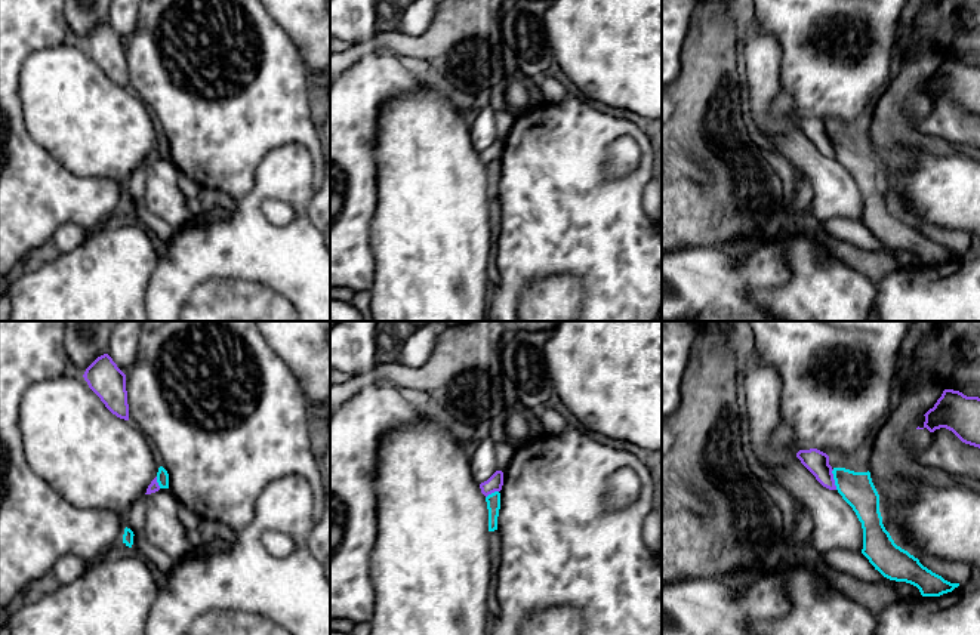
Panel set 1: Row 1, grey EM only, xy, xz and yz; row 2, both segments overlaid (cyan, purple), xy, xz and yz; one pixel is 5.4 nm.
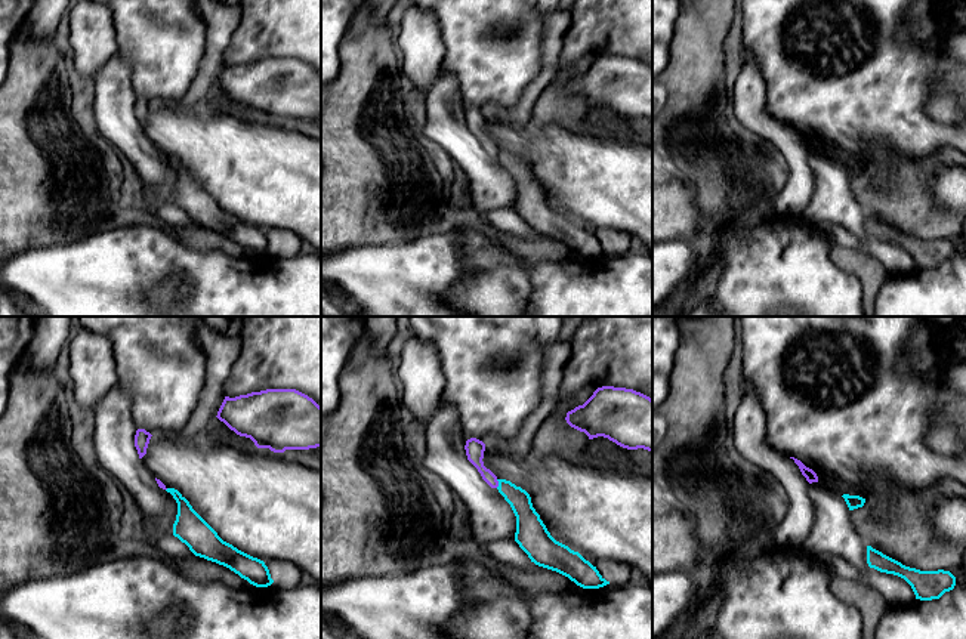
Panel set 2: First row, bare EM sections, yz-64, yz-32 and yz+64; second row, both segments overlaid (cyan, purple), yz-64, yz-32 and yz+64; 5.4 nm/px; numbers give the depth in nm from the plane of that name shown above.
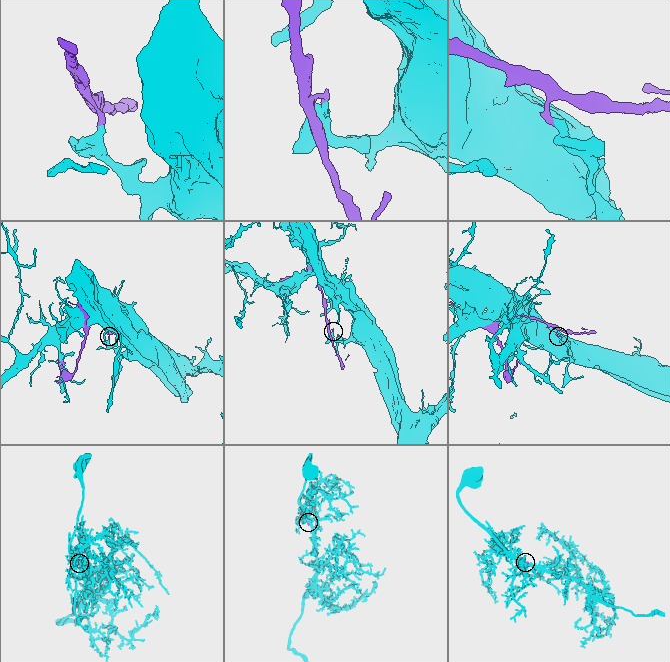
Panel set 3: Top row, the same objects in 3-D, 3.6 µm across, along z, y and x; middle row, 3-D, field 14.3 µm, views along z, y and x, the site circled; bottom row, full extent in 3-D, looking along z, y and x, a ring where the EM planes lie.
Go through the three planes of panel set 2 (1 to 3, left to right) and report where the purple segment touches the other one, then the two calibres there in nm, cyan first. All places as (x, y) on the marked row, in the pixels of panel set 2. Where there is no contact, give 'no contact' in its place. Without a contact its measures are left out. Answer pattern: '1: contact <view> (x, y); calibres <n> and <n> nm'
1: no contact
2: contact yz-32 (499, 484); calibres 130 and 100 nm
3: no contact

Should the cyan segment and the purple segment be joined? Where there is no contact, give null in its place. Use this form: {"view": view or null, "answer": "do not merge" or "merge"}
{"view": "yz", "answer": "do not merge"}

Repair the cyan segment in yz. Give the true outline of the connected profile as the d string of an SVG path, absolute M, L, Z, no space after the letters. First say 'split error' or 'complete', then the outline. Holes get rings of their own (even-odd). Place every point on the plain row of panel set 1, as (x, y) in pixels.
complete; M833 136L832 142L838 161L862 191L862 222L875 238L890 249L916 255L922 265L940 265L959 255L959 252L950 252L933 241L918 226L894 212L882 192L879 163L869 139L854 141L845 136Z

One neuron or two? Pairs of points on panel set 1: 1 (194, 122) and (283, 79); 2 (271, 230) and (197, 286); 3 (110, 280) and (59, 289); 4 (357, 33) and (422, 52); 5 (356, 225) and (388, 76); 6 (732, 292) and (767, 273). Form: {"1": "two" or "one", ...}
{"1": "one", "2": "one", "3": "one", "4": "two", "5": "one", "6": "one"}

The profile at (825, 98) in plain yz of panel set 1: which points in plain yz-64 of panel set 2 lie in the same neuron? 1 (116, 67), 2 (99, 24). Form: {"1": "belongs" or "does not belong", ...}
{"1": "does not belong", "2": "does not belong"}

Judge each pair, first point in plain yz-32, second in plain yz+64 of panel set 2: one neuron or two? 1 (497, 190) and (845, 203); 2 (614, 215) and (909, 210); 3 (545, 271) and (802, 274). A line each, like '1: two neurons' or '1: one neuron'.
1: one neuron
2: two neurons
3: two neurons

